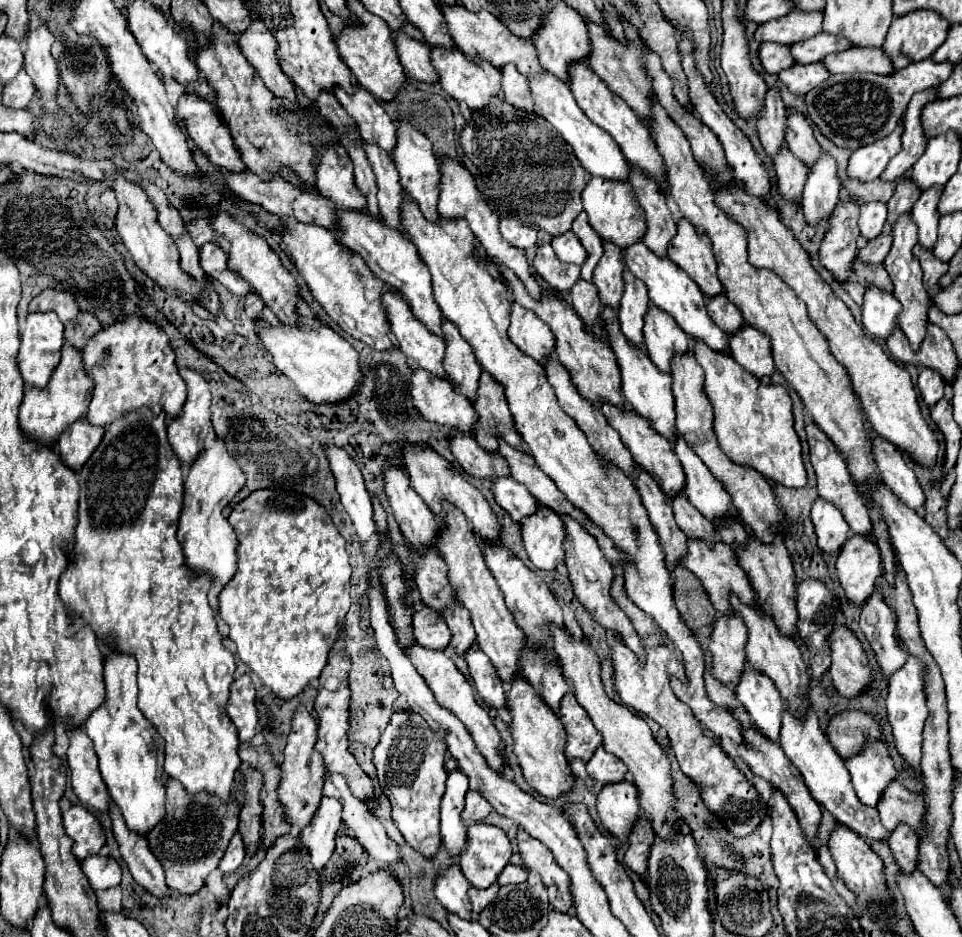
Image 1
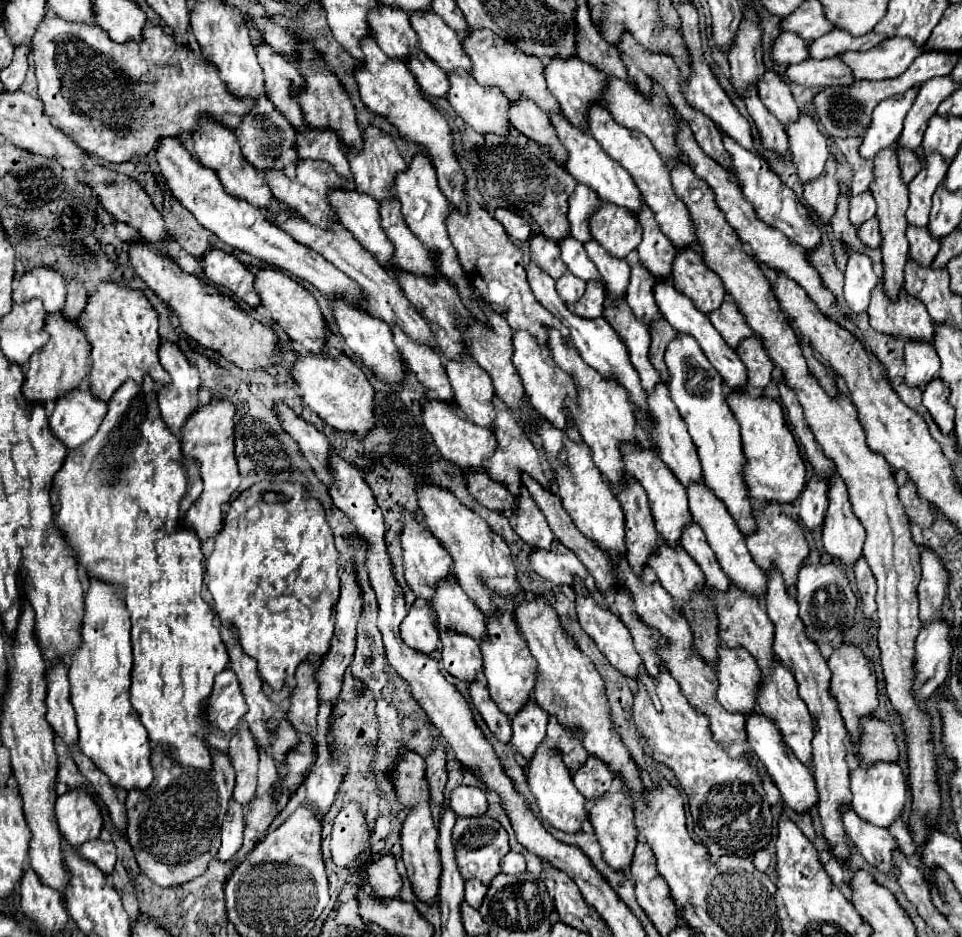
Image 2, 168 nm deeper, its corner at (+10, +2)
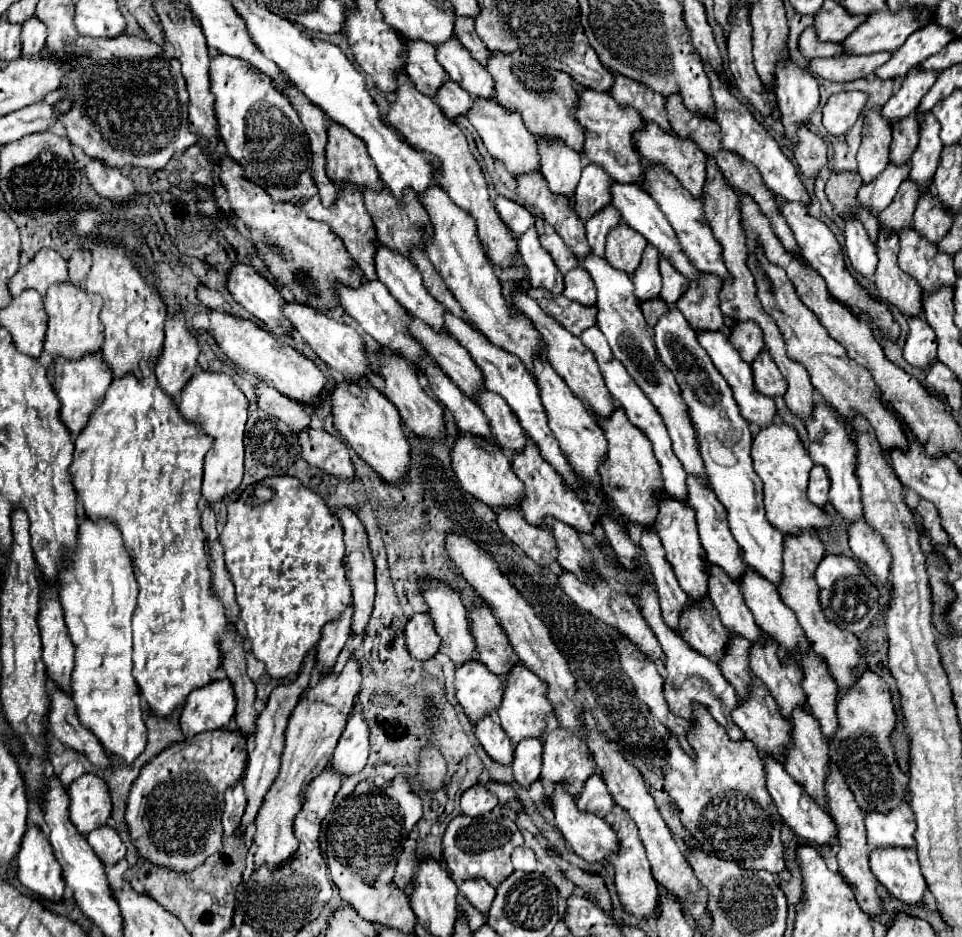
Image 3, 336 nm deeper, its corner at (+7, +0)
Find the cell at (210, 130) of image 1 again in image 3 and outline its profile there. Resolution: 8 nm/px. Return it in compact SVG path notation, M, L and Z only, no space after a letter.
M224 156L220 160L220 182L228 190L228 200L232 204L234 216L244 222L244 226L250 232L250 240L258 254L262 256L266 268L270 274L286 286L294 300L298 304L304 304L312 310L318 310L320 314L328 314L336 308L340 308L340 302L336 300L336 288L338 284L358 288L364 280L362 272L348 272L348 264L356 264L346 254L330 254L330 252L346 252L342 240L332 234L330 226L324 222L316 222L306 216L306 212L288 202L274 202L264 188L256 186L254 182L246 180L242 176L242 168L230 160L230 156Z

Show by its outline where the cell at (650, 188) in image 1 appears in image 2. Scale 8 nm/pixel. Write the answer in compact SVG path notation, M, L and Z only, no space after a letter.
M641 206L637 220L643 226L643 242L637 246L641 264L653 276L657 274L657 278L667 278L671 272L671 262L677 254L673 242L669 242L669 238L661 232L649 206Z

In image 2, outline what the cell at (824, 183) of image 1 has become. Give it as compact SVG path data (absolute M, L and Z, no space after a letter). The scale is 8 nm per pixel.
M801 112L799 120L789 126L789 148L793 156L793 164L797 166L797 178L805 186L811 180L817 180L825 170L825 162L829 160L829 148L825 136L819 132L815 120L809 112Z

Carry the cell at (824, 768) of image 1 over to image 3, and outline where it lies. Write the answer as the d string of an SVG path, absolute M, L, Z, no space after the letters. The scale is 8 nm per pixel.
M878 848L870 854L870 868L894 898L908 906L922 906L926 882L920 872L916 850Z

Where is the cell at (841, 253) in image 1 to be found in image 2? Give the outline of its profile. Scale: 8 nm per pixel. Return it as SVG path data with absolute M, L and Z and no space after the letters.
M829 158L825 172L811 184L805 186L805 200L813 208L813 212L819 216L821 222L829 224L833 214L837 212L837 196L841 192L837 180L835 180L837 162L835 158Z

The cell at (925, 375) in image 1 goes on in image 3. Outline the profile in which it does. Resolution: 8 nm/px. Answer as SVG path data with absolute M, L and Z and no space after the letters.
M914 316L908 318L908 338L906 338L906 346L904 346L904 360L916 368L930 368L928 364L936 362L936 336L934 330L930 328L930 324L922 318L922 316Z

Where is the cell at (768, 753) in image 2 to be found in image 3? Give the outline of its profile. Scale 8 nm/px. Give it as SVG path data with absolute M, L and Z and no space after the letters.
M764 756L764 762L766 762L766 774L768 774L768 792L778 808L778 814L792 830L792 834L812 842L812 846L832 846L832 840L836 840L836 826L828 816L828 812L818 808L818 804L804 792L804 788L788 772L784 772L784 766L780 762L768 756Z

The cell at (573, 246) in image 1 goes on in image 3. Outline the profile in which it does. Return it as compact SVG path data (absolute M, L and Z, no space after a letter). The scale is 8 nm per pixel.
M594 254L586 256L582 260L582 266L590 272L590 276L596 284L596 290L598 290L598 304L596 304L598 322L596 324L602 330L602 334L606 336L614 358L626 366L628 374L636 380L636 384L644 390L648 400L660 412L664 426L668 428L674 454L682 462L684 470L690 476L696 476L698 480L702 480L706 486L710 486L708 474L704 472L704 460L702 460L700 448L696 444L696 428L692 428L692 420L688 420L688 408L684 404L684 398L680 396L680 388L678 388L670 368L660 360L660 356L656 352L654 330L648 328L648 324L642 316L642 310L640 310L638 300L634 296L634 284L630 280L630 276L620 272L620 270L614 270L604 258L594 256Z

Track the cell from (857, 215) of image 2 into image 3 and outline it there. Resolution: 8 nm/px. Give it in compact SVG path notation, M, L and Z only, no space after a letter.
M888 164L888 168L884 168L884 172L880 172L882 176L876 176L874 182L862 184L858 190L858 202L874 212L882 212L894 198L894 194L898 192L898 186L902 184L902 180L908 178L910 174L910 164Z

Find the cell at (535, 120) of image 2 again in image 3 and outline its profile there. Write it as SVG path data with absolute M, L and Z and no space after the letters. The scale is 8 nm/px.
M538 140L538 150L542 160L542 176L546 178L550 190L572 202L572 192L580 180L582 158L560 142L554 144Z

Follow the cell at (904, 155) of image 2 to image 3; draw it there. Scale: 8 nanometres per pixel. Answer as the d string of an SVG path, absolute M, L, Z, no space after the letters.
M916 114L892 124L890 160L894 164L910 162L910 156L912 156L916 144L918 144L918 120L916 120Z

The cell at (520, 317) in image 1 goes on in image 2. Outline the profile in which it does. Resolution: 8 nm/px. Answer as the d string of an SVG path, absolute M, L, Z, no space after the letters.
M517 330L513 334L513 366L517 368L517 374L521 378L521 384L525 388L525 394L531 402L531 406L545 416L555 428L565 430L567 426L567 406L565 406L565 398L567 396L575 396L575 386L573 386L573 378L569 378L569 374L565 374L551 358L551 350L547 344L537 344L533 334L529 334L527 330Z

